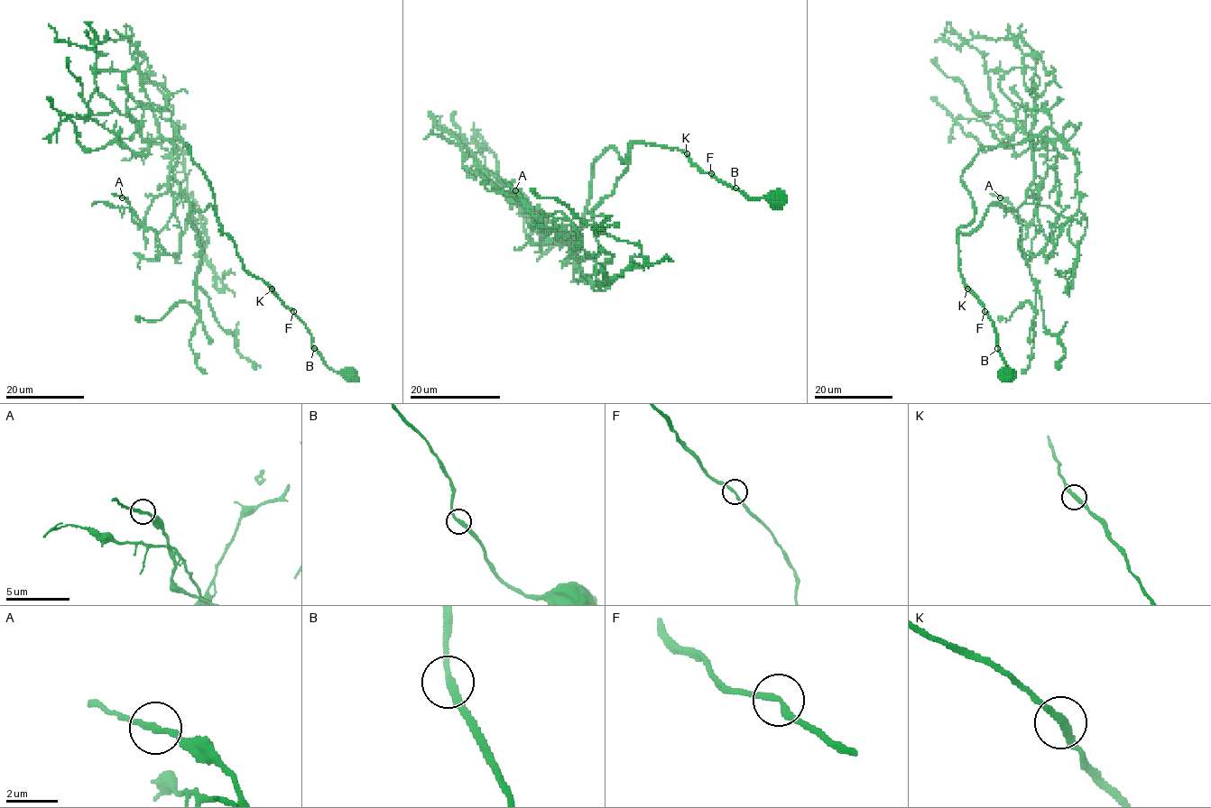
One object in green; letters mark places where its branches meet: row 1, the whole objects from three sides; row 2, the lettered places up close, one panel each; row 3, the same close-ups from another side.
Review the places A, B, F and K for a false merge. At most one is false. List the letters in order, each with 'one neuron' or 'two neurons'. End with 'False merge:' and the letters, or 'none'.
A: one neuron
B: one neuron
F: one neuron
K: one neuron
False merge: none

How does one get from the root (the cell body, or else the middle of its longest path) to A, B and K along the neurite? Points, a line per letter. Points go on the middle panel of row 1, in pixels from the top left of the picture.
A: (777, 198), (750, 198), (677, 148), (635, 142), (614, 191), (568, 238), (565, 229), (541, 230), (515, 190)
B: (777, 198), (776, 196), (750, 198), (734, 188)
K: (777, 198), (776, 196), (750, 198), (741, 190), (703, 172), (686, 154)

